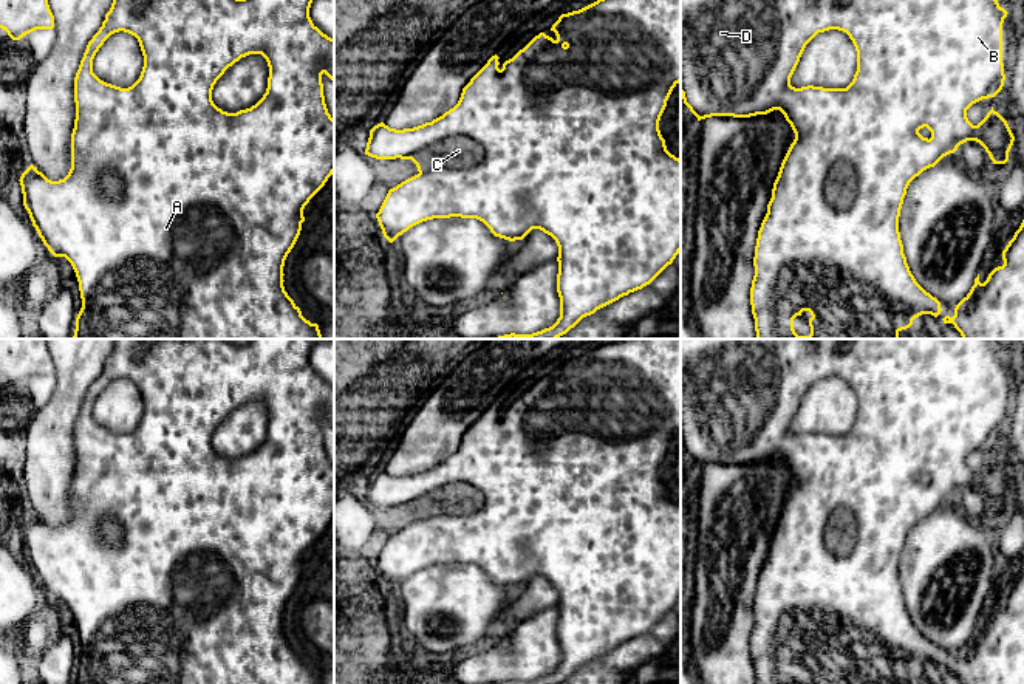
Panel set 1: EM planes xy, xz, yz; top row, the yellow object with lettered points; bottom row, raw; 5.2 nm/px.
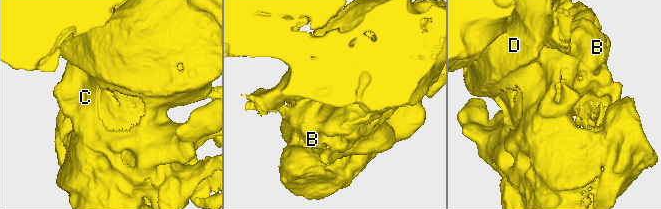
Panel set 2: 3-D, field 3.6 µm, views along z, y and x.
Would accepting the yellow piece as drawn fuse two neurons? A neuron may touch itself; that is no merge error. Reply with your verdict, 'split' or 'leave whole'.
split

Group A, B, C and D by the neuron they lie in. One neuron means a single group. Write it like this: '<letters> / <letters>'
A B D / C

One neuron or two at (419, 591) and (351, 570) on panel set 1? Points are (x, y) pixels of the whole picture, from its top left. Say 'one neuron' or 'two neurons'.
two neurons

